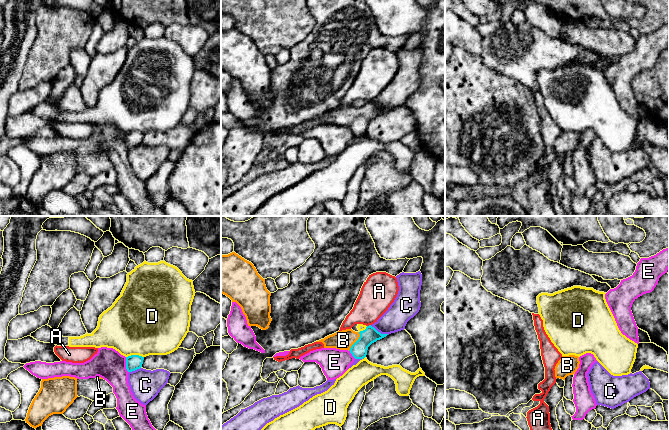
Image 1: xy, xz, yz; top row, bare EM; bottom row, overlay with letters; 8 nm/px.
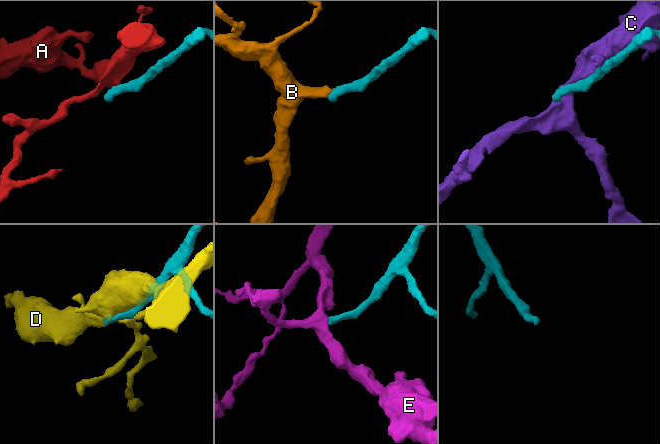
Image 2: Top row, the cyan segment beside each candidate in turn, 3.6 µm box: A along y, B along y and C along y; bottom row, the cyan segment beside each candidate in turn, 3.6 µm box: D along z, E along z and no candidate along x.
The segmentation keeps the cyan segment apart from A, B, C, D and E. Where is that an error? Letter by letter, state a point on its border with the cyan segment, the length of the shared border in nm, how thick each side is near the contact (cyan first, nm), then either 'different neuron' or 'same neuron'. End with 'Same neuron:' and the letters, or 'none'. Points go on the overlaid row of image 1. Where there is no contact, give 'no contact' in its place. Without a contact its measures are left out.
A: xz (369, 325) | 40 nm | 130/260 nm | different neuron
B: xz (356, 341) | 180 nm | 130/160 nm | same neuron
C: xz (379, 332) | 170 nm | 130/190 nm | different neuron
D: xy (134, 355) | 140 nm | 120/500 nm | different neuron
E: xy (126, 365) | 130 nm | 120/240 nm | different neuron
Same neuron: B

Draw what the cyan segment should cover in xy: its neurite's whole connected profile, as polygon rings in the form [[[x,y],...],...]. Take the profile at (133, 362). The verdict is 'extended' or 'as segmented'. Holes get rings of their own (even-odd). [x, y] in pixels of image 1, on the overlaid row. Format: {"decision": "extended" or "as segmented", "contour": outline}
{"decision": "as segmented", "contour": [[[131,355],[126,357],[126,369],[128,372],[140,369],[143,364],[144,357],[139,355]]]}

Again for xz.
{"decision": "extended", "contour": [[[371,325],[365,330],[355,332],[352,329],[338,331],[316,342],[322,342],[324,348],[336,348],[348,350],[355,359],[363,359],[367,355],[368,347],[386,337],[388,334],[381,334]]]}

